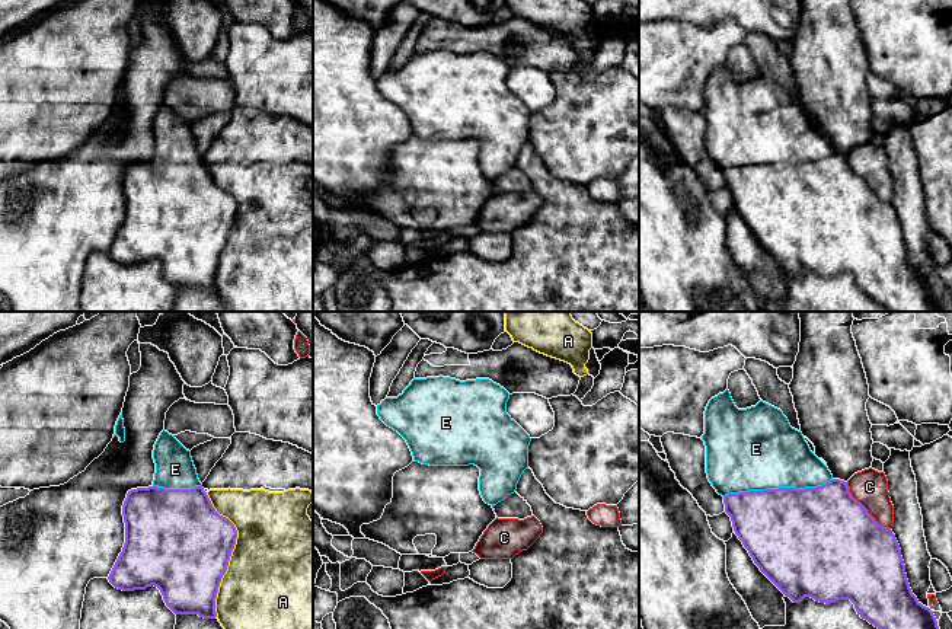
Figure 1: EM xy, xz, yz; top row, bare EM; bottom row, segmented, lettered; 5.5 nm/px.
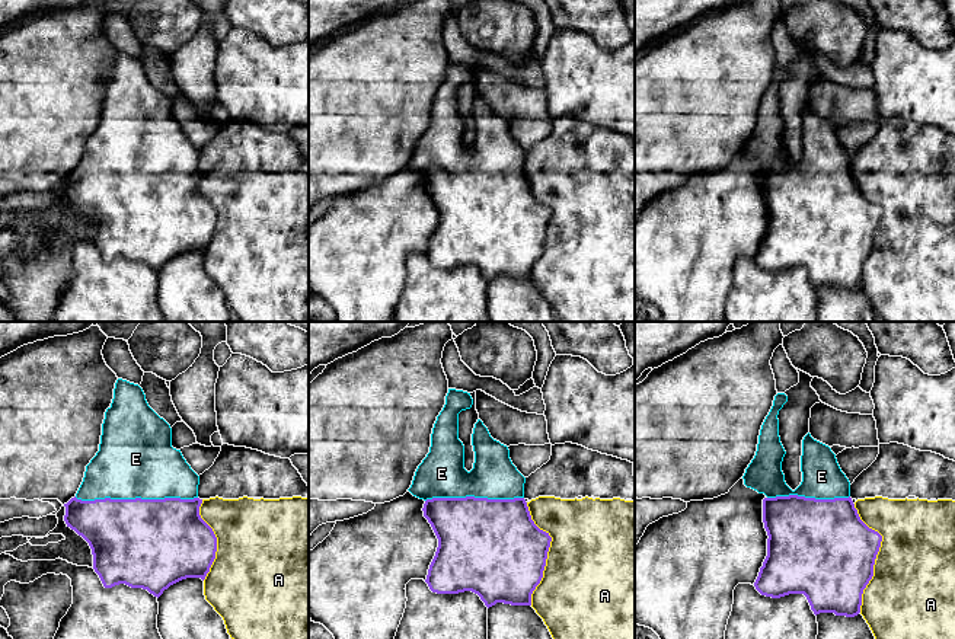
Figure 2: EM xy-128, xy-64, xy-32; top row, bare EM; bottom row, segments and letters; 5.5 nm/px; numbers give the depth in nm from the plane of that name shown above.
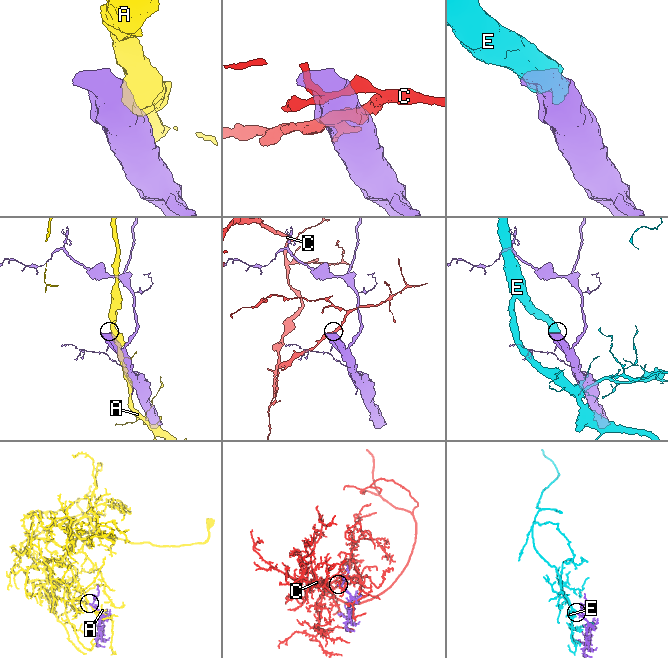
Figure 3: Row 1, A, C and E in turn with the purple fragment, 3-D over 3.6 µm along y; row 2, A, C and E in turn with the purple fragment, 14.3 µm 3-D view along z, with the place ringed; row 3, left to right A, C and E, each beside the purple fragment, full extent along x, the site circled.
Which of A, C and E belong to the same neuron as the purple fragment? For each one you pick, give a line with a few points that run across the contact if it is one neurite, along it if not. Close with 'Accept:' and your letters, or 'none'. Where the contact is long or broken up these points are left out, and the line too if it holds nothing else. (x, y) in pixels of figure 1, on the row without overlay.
Accept: E

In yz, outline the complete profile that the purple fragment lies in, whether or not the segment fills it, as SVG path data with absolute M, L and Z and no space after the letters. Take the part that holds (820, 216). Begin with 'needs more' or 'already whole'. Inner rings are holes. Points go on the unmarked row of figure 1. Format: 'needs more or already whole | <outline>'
needs more | M729 64L712 71L705 84L705 108L702 114L706 119L706 147L712 160L723 170L725 186L731 191L732 201L744 221L748 224L754 237L760 245L793 277L801 277L805 271L811 271L820 277L836 277L838 274L850 274L857 288L870 298L884 304L891 312L937 312L939 300L933 285L923 280L913 268L905 239L901 230L900 218L891 202L879 199L868 183L857 176L849 166L847 156L834 153L828 141L811 125L801 105L790 100L783 86L763 74L755 80L738 83L731 71Z

